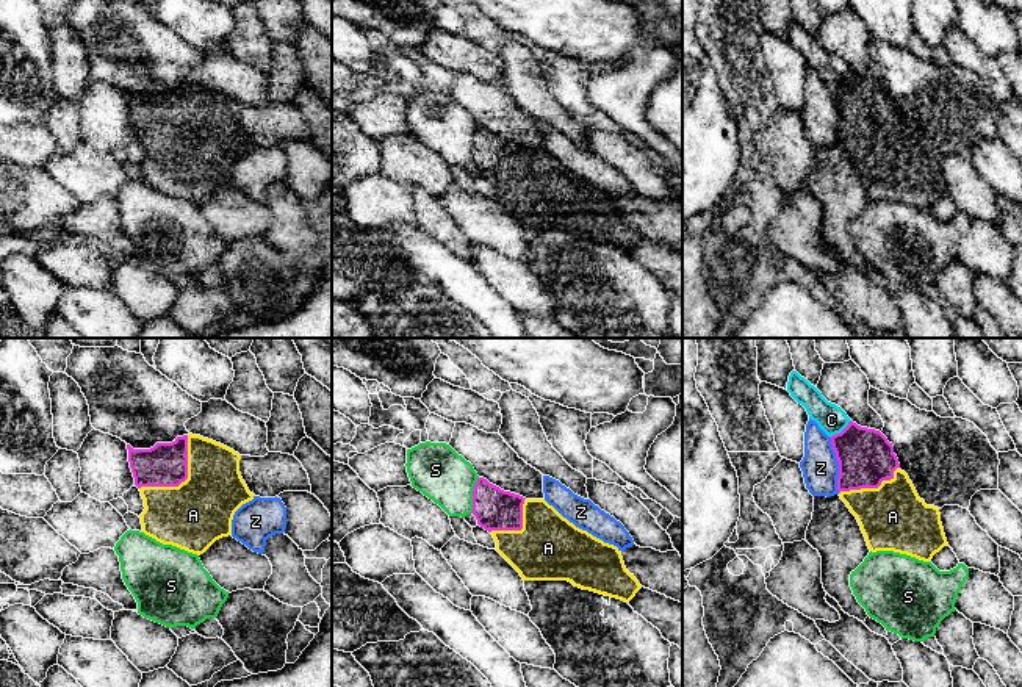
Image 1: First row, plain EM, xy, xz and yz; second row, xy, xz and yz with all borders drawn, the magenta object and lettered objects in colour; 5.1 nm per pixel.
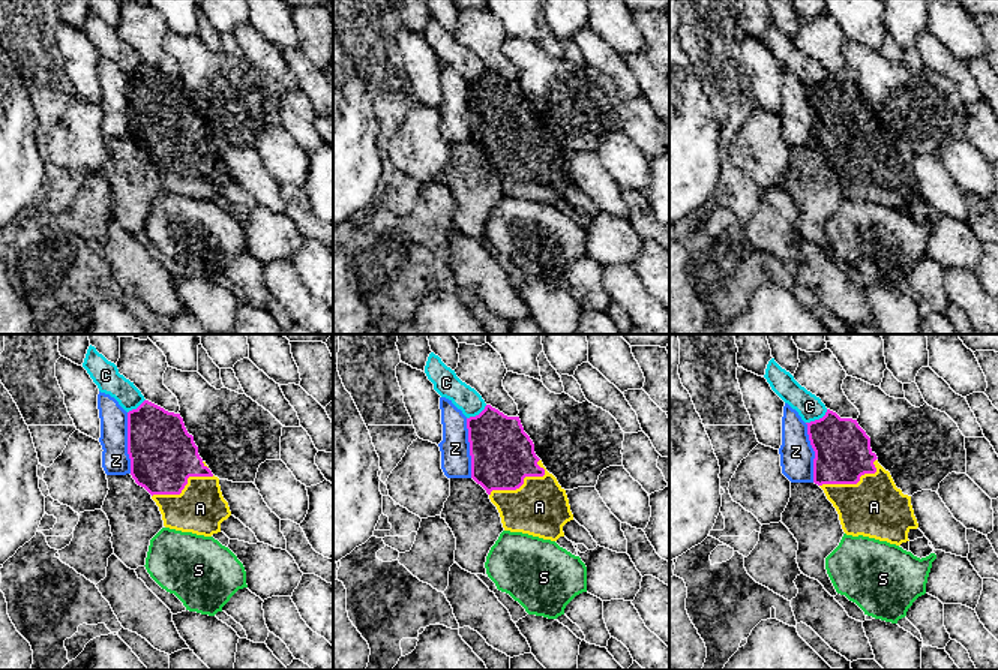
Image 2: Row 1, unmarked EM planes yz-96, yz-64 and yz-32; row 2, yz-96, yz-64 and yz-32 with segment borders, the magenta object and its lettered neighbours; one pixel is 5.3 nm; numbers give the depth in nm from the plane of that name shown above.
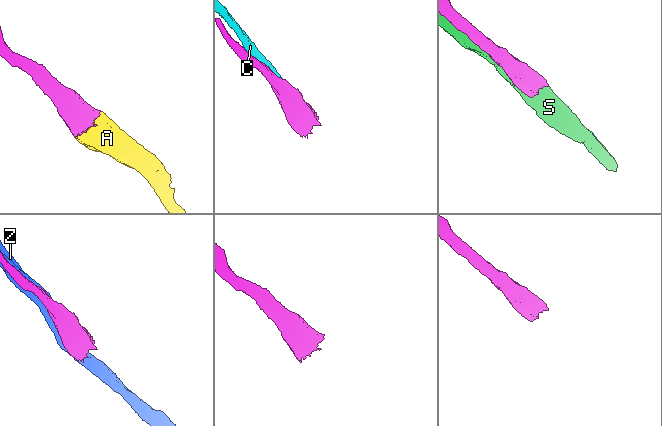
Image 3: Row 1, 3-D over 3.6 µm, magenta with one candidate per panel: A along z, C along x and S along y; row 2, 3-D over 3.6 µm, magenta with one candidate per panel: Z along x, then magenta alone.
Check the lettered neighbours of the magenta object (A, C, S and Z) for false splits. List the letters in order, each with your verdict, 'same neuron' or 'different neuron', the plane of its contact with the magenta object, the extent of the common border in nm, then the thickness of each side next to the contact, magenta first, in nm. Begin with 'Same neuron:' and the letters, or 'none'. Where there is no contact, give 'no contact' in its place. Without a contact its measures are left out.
Same neuron: A
A: same neuron | xy | 380 nm | 220/340 nm
C: different neuron | yz | 140 nm | 280/150 nm
S: different neuron | xz | 190 nm | 220/280 nm
Z: different neuron | yz | 300 nm | 280/190 nm

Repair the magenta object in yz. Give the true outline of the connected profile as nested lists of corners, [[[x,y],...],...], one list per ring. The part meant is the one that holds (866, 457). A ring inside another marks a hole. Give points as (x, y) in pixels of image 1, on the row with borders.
[[[850,421],[840,433],[829,438],[839,462],[839,496],[856,516],[872,552],[894,551],[930,562],[948,545],[939,509],[919,498],[908,474],[900,469],[892,443],[880,430]]]

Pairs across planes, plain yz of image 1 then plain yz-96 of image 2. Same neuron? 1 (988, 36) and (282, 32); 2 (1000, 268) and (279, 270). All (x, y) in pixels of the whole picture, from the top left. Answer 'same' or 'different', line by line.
1: same
2: different

